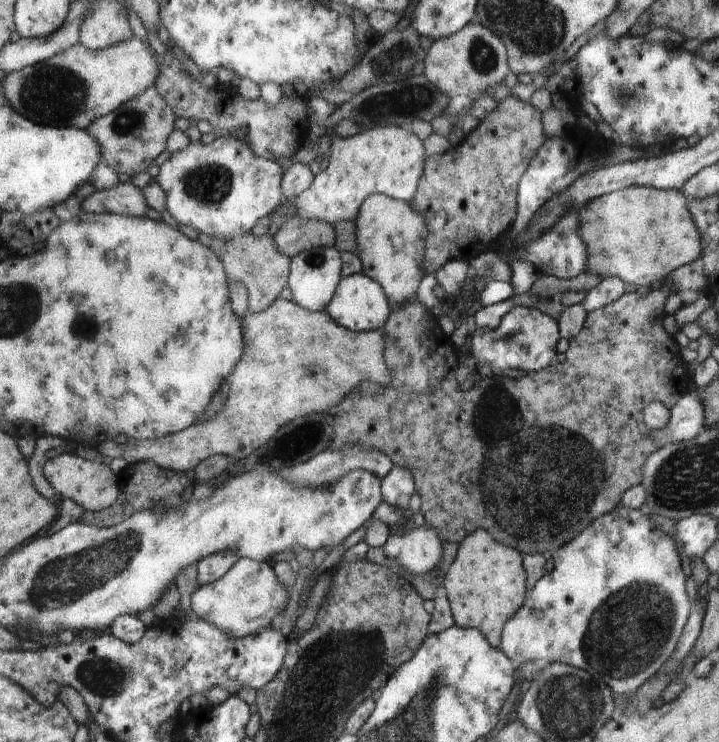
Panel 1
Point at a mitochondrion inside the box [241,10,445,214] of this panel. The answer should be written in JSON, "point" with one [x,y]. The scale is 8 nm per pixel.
{"point":[400,101]}

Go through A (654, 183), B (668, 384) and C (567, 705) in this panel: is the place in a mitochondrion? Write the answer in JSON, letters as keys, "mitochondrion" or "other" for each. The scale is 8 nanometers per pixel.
{"A":"other","B":"other","C":"mitochondrion"}

